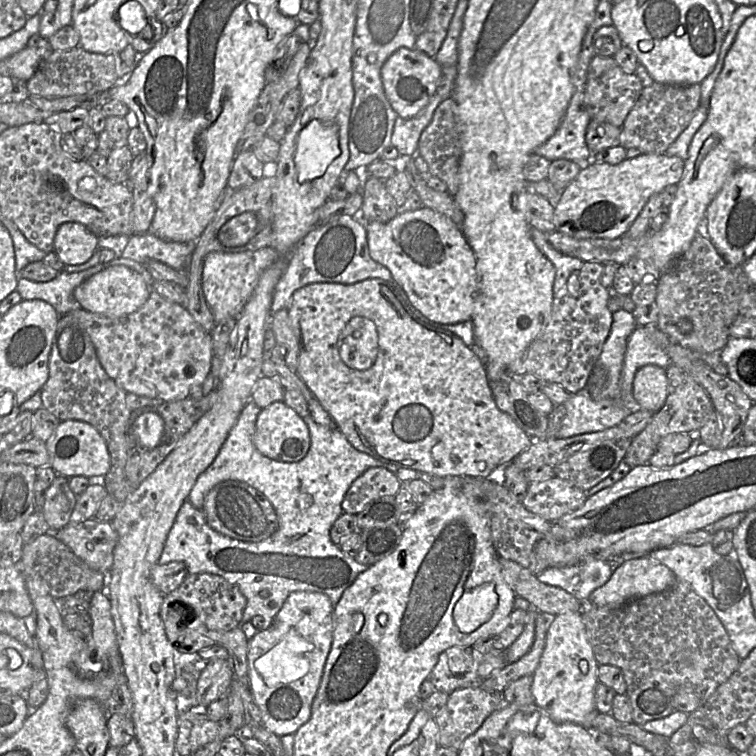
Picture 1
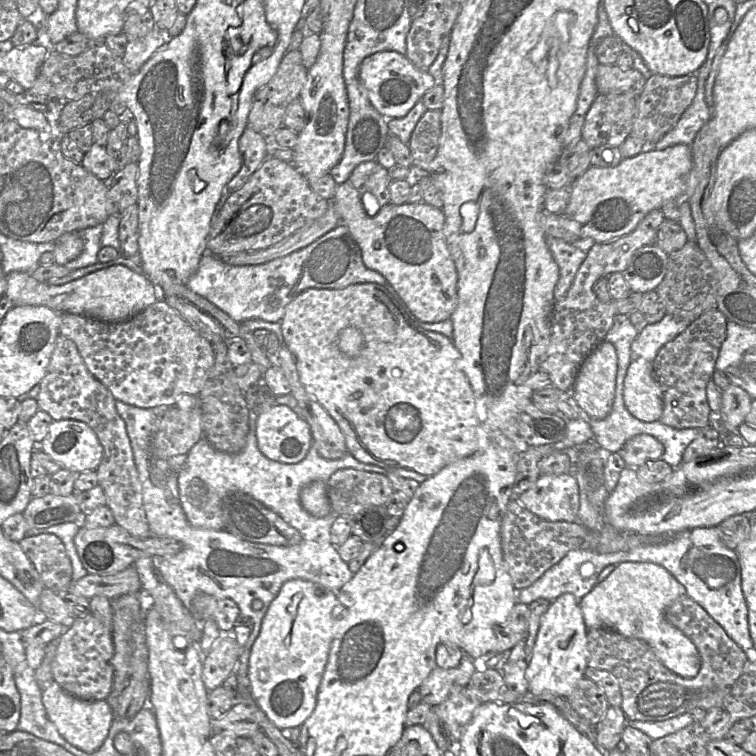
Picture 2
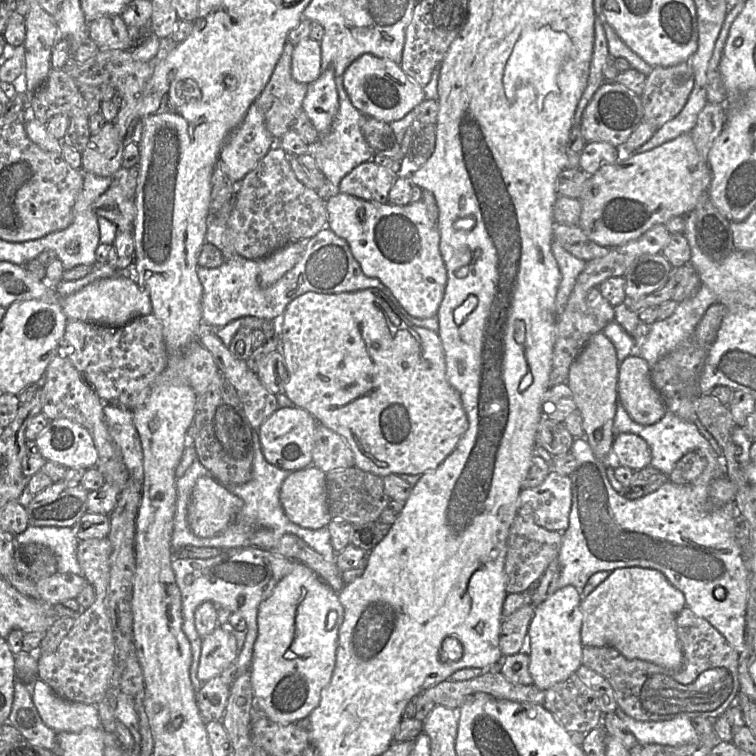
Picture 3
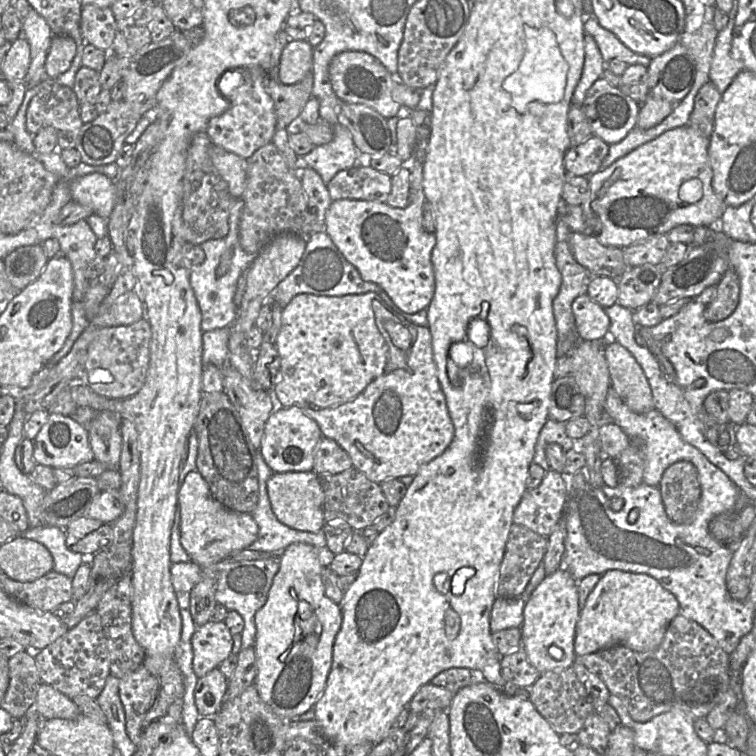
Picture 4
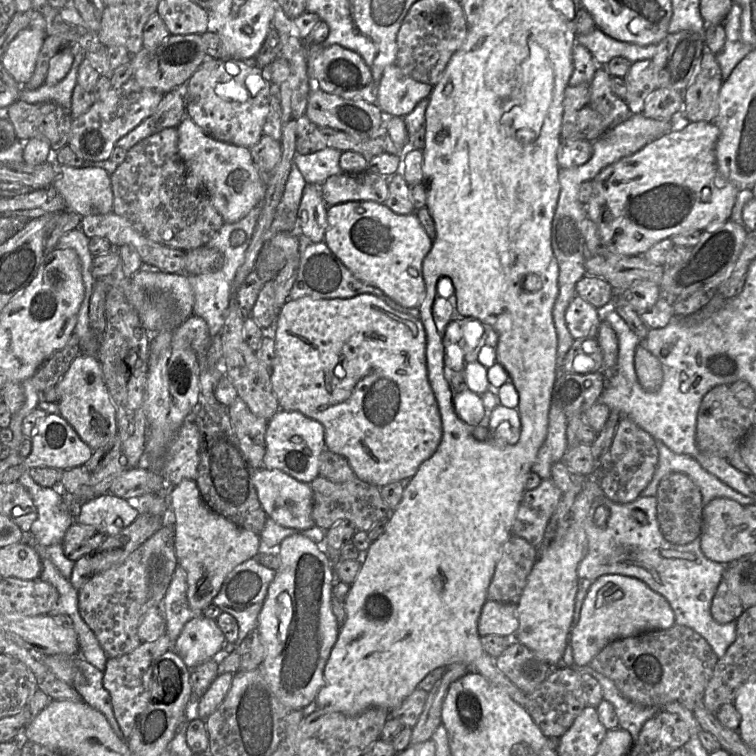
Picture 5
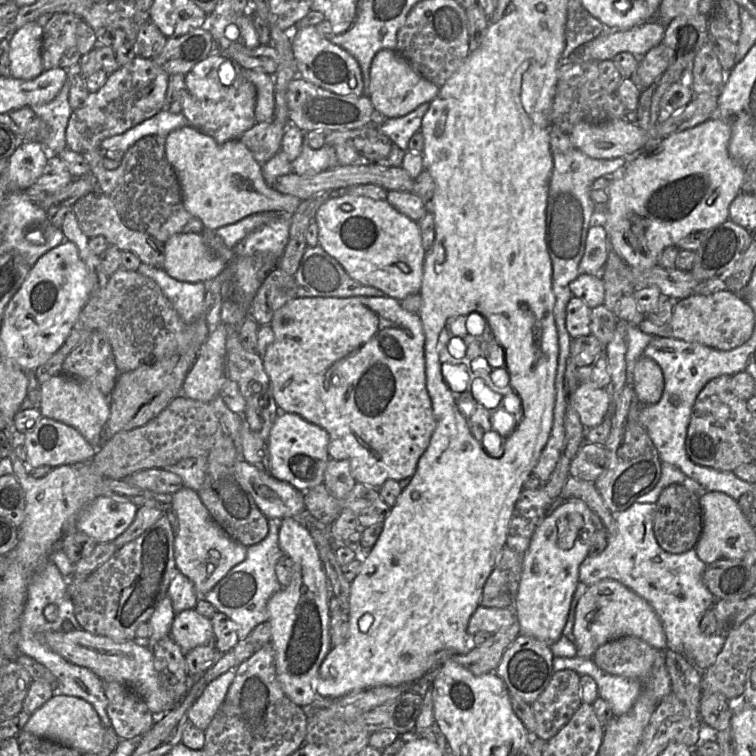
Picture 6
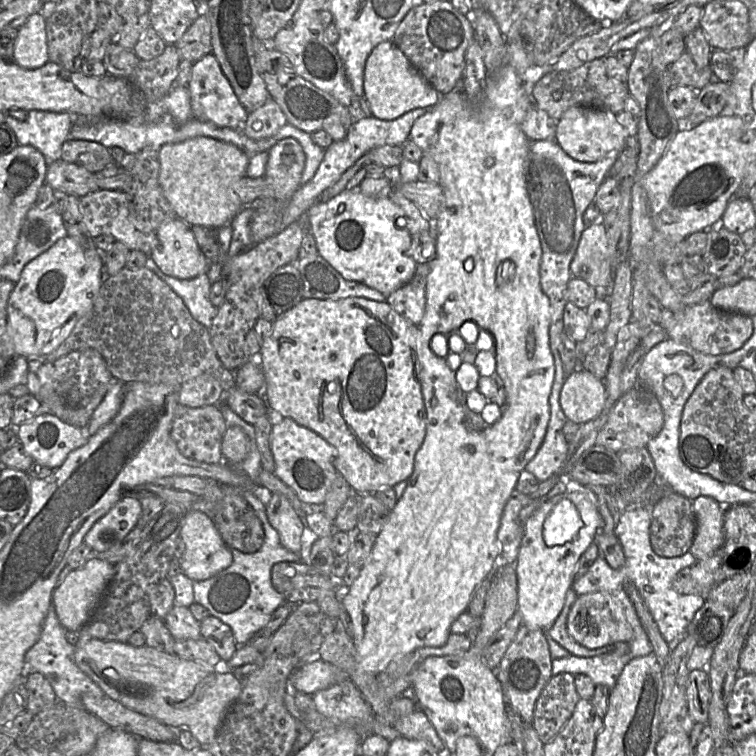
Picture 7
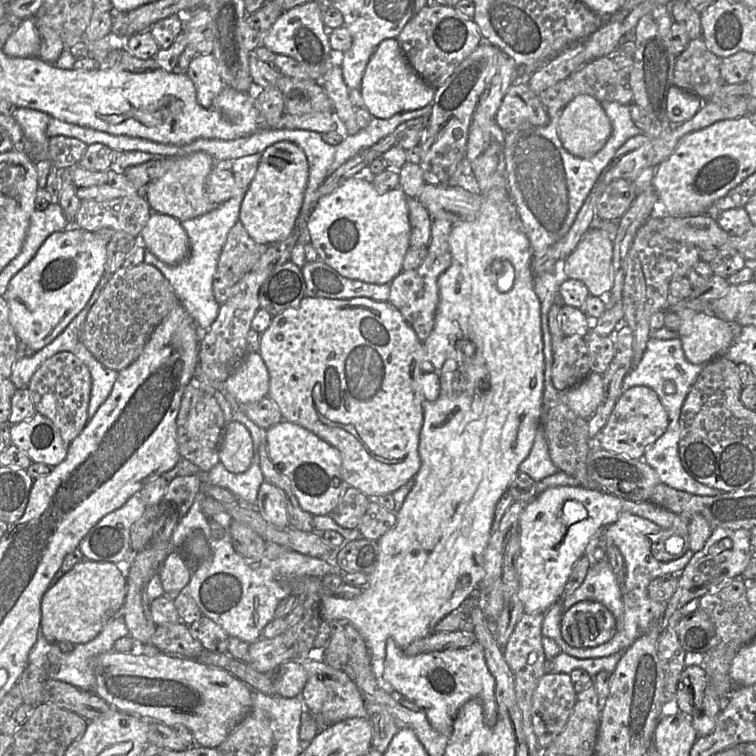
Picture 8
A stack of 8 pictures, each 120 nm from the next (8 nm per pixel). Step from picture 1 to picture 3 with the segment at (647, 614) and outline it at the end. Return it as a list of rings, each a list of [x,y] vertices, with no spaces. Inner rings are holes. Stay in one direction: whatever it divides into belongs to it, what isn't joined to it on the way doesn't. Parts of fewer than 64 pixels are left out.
[[[686,606],[677,616],[676,630],[683,652],[683,664],[678,669],[627,658],[609,646],[584,646],[582,664],[609,681],[618,707],[636,720],[665,721],[679,717],[715,720],[736,703],[739,653],[715,627]]]

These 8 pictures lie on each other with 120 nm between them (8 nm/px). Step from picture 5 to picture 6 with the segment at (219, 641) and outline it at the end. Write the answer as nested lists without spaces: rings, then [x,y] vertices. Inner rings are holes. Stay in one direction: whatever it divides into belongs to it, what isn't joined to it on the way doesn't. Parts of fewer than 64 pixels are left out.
[[[195,609],[183,610],[174,616],[170,635],[185,654],[197,646],[214,641],[210,618]]]

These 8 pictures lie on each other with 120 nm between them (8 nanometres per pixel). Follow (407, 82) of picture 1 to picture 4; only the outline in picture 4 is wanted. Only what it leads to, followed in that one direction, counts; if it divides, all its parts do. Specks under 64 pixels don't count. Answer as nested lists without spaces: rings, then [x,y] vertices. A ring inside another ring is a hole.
[[[360,51],[337,54],[329,65],[329,78],[336,96],[343,102],[360,103],[375,109],[385,119],[396,116],[402,106],[393,100],[392,91],[399,79],[374,56]]]

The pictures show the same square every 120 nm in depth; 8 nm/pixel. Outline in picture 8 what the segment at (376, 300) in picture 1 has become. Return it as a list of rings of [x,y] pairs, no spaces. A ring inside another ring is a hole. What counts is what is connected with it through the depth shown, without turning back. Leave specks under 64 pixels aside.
[[[305,296],[297,307],[286,309],[272,317],[270,326],[260,334],[258,353],[269,374],[267,396],[278,406],[283,420],[309,430],[340,452],[340,474],[346,486],[359,490],[369,499],[377,499],[381,495],[392,494],[415,477],[421,466],[418,447],[424,420],[422,402],[426,400],[423,396],[423,387],[424,381],[430,379],[430,376],[426,376],[428,373],[422,370],[422,363],[429,358],[425,352],[424,342],[418,339],[414,330],[392,304],[388,301],[380,302],[364,297],[328,299]]]

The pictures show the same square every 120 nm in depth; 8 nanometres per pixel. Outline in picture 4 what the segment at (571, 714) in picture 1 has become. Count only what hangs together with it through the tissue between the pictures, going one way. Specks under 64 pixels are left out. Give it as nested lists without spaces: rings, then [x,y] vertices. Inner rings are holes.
[[[558,569],[534,589],[523,609],[521,644],[528,661],[541,674],[572,667],[576,661],[575,635],[580,617],[578,581],[565,569]]]

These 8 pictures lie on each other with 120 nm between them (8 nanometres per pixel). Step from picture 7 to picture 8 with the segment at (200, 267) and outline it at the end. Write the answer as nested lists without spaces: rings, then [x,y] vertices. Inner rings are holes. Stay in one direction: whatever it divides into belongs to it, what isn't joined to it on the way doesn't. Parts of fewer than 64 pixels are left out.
[[[152,212],[139,235],[140,243],[159,260],[177,265],[190,253],[190,241],[181,222],[170,215]]]

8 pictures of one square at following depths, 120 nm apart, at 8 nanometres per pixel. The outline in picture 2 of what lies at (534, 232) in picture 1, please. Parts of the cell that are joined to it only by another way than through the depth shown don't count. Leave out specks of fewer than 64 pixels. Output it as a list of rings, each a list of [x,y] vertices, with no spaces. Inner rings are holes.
[[[546,236],[545,240],[559,267],[560,276],[554,290],[554,299],[557,303],[566,297],[577,271],[587,257],[587,251],[582,251],[578,247],[553,236]]]

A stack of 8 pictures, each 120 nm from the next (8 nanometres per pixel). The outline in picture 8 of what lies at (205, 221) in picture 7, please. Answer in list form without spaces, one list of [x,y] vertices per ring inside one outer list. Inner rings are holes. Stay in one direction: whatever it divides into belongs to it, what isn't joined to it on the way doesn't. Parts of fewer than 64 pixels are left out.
[[[194,152],[181,157],[165,157],[172,159],[173,165],[159,178],[151,181],[145,188],[145,198],[152,211],[165,215],[170,215],[178,221],[194,219],[200,217],[216,207],[206,194],[206,180],[217,162],[206,152]]]

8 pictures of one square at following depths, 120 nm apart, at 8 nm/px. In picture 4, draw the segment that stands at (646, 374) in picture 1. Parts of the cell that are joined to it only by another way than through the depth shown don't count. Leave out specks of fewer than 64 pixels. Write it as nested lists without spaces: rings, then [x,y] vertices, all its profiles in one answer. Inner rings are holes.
[[[615,340],[605,344],[611,387],[622,401],[635,413],[654,409],[653,396],[648,380],[633,355]]]

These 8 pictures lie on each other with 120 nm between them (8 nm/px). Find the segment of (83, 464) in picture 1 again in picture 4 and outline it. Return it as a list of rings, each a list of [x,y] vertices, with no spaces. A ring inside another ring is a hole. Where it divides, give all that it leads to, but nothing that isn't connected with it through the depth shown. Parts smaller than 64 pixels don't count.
[[[49,414],[33,442],[33,457],[40,465],[74,468],[95,459],[87,426],[69,416]]]

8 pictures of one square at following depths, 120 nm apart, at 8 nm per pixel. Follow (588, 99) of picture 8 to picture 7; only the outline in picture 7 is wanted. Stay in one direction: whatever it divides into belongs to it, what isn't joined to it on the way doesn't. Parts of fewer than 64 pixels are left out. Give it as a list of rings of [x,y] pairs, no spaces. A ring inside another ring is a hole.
[[[573,106],[557,121],[555,141],[573,159],[579,162],[596,162],[614,152],[621,152],[629,143],[626,128],[619,123],[617,115],[608,109]]]

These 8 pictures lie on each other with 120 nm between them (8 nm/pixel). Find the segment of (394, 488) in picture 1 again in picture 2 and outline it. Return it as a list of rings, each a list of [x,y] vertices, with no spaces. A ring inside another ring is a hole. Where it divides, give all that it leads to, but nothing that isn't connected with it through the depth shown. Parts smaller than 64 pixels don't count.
[[[354,468],[334,472],[327,482],[327,491],[332,512],[347,518],[371,506],[385,506],[394,493],[386,475]]]

